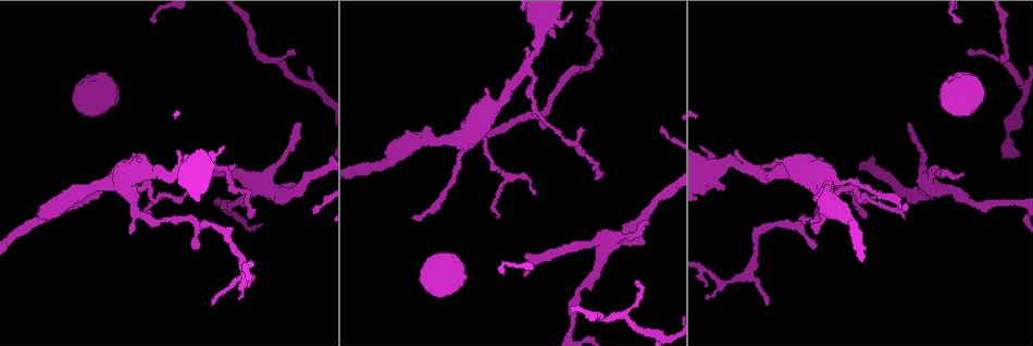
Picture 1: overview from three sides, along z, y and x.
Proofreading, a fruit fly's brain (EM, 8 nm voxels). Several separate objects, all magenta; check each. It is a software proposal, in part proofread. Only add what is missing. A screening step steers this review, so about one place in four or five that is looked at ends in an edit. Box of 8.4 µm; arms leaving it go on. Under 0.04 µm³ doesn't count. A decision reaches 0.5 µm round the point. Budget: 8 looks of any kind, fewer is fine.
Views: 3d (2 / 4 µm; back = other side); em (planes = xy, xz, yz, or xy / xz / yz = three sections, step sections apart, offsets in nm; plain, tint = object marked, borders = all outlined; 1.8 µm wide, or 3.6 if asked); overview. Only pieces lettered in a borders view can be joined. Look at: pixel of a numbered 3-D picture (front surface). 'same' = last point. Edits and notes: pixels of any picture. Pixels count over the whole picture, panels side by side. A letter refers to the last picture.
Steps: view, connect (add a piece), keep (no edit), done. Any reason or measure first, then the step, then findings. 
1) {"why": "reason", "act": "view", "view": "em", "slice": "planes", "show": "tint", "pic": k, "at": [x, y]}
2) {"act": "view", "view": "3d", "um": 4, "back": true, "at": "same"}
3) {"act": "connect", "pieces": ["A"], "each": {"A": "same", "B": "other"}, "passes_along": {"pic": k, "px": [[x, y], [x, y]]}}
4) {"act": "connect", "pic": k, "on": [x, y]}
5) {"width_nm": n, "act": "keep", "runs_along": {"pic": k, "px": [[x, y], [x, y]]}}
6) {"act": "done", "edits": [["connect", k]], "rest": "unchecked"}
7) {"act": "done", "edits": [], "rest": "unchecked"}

{"act": "view", "view": "em", "slice": "planes", "show": "borders", "pic": 1, "at": [962, 175]}

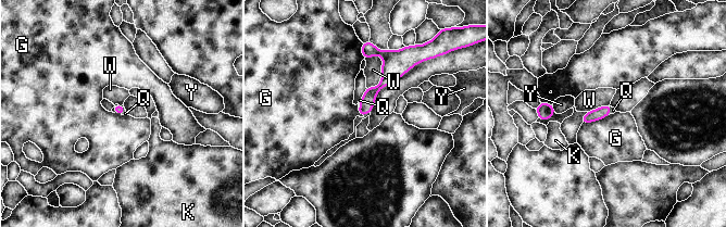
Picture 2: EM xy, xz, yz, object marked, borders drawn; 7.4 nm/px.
{"act": "connect", "pieces": ["Q"], "each": {"G": "other", "K": "other", "Q": "same", "W": "other", "Y": "other"}, "passes_along": {"pic": 2, "px": [[368, 98], [366, 113], [358, 120]]}, "found": "the cell continues"}

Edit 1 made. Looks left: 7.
{"why": "an open end", "act": "view", "view": "em", "um": 3.6, "slice": "yz", "step": 8, "show": "borders", "pic": 1, "at": [648, 222]}

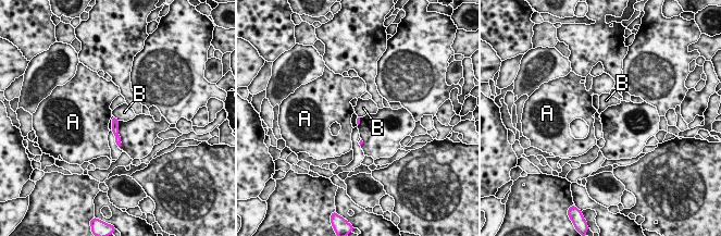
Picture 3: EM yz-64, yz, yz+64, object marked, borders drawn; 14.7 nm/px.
{"why": "another direction", "act": "view", "view": "em", "um": 3.6, "slice": "planes", "show": "borders", "at": "same"}

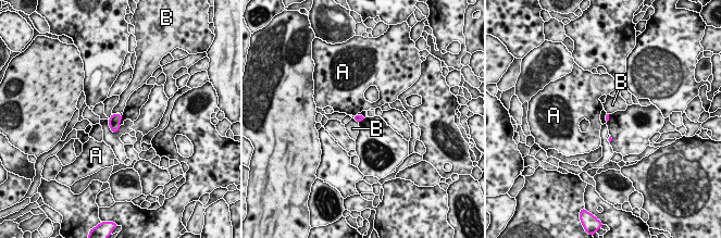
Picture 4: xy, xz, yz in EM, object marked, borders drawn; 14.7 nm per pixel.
{"act": "keep", "each": {"A": "other", "B": "other"}, "border": {"pic": 4, "px": [[352, 118], [358, 122]]}, "found": "none of them fits"}

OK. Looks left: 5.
{"why": "branch stops here", "act": "view", "view": "3d", "um": 2, "pic": 1, "at": [540, 125]}

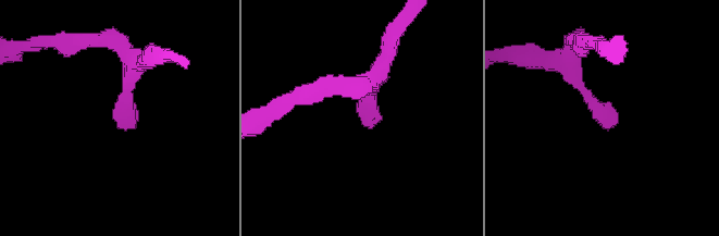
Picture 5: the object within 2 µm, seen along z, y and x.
{"act": "view", "view": "em", "slice": "xz", "step": 16, "show": "tint", "pic": 5, "at": [360, 115]}

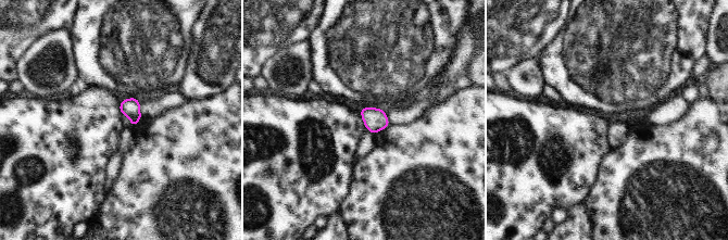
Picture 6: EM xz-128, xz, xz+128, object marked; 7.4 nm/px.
{"act": "view", "view": "em", "slice": "planes", "show": "borders", "at": "same"}

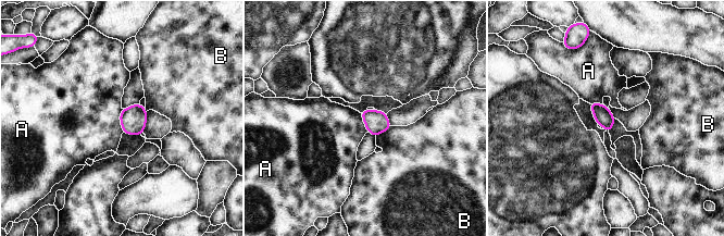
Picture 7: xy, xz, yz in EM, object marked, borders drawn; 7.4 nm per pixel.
{"longest_contact_nm": ["A", 180], "act": "keep", "each": {"A": "other", "B": "other"}, "border": {"pic": 7, "px": [[123, 109], [120, 114], [122, 132]]}, "found": "none of them fits"}

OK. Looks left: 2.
{"act": "done", "edits": [["connect", 2]], "rest": "unchecked"}

